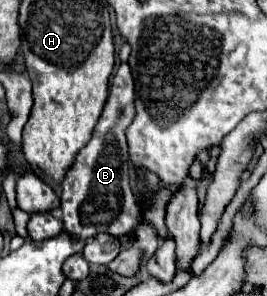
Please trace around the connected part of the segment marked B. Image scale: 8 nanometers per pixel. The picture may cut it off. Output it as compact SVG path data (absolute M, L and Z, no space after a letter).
M121 63L109 99L93 129L89 143L79 151L73 167L67 171L61 187L61 211L65 233L77 241L89 241L95 233L127 235L141 221L141 209L131 191L131 165L125 131L135 119L135 83L129 63Z

